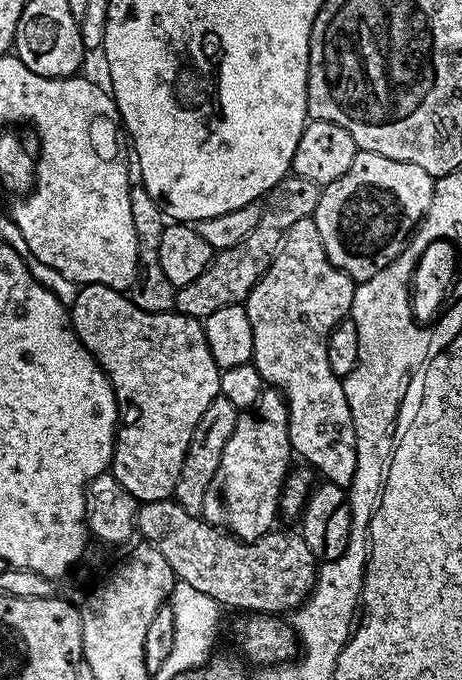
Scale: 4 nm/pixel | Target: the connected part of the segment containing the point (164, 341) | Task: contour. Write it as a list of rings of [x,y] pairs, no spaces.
[[[101,284],[83,285],[70,306],[70,315],[76,336],[108,375],[116,395],[118,427],[110,469],[112,476],[122,482],[138,502],[149,504],[169,499],[175,493],[194,426],[198,426],[198,418],[202,418],[206,406],[220,395],[222,370],[214,362],[214,354],[210,354],[203,323],[175,310],[147,312],[134,306],[134,302],[117,288]]]

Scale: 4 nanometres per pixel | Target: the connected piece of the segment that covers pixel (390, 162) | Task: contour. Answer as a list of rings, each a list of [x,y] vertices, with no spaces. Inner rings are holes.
[[[357,151],[350,170],[320,190],[314,219],[322,246],[326,246],[326,258],[357,282],[386,270],[430,210],[433,183],[434,178],[422,166]]]

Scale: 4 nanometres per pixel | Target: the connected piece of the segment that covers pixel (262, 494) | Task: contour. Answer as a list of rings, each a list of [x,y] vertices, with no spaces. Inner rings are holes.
[[[265,390],[253,408],[241,411],[234,434],[222,450],[222,462],[206,494],[203,519],[239,538],[257,540],[273,531],[280,512],[284,479],[294,464],[292,443],[288,437],[288,405],[276,390]]]

